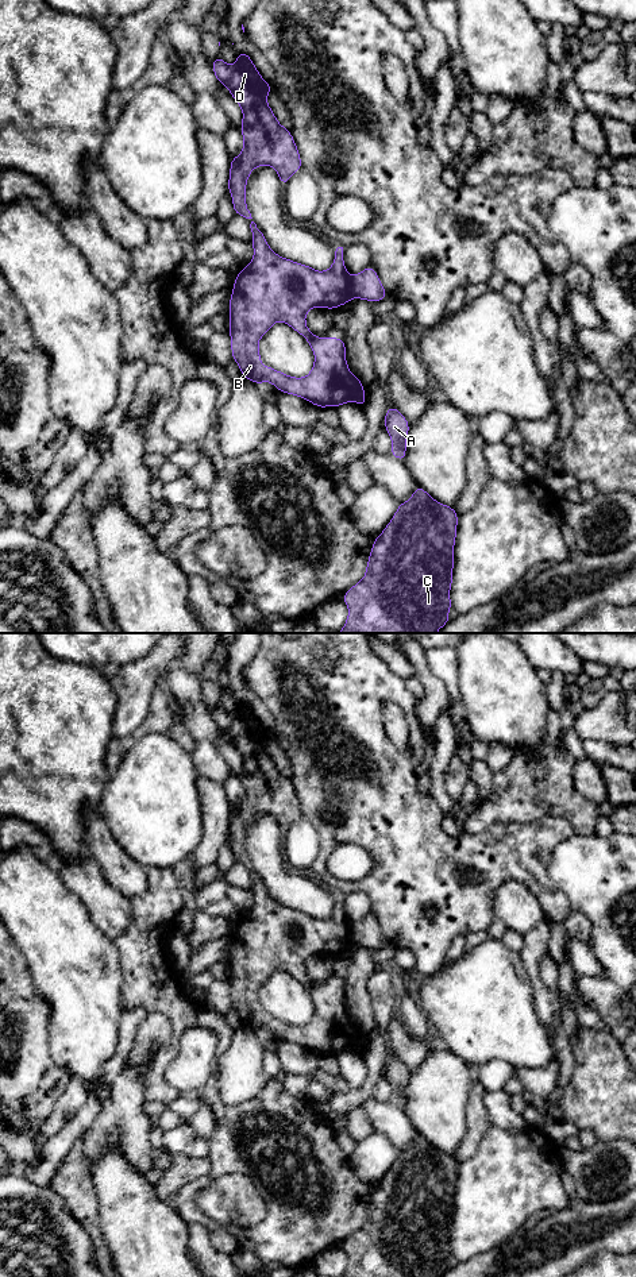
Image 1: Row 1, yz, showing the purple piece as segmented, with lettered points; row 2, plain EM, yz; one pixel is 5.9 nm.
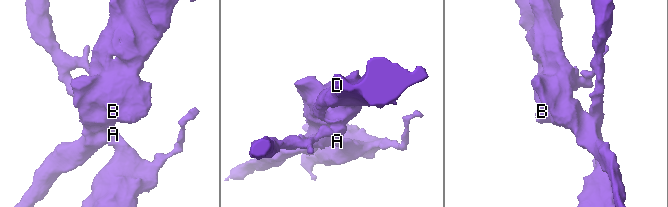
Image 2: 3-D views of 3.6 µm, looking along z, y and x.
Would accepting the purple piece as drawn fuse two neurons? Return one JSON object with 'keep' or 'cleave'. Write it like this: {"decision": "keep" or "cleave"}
{"decision": "cleave"}

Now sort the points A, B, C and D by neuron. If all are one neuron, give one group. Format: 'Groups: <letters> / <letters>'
Groups: A C / B D

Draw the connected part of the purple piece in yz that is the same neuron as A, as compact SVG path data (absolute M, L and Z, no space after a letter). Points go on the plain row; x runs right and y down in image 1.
M393 1054L386 1058L383 1073L393 1092L390 1102L404 1110L406 1103L405 1095L408 1088L409 1070L400 1061L400 1058Z

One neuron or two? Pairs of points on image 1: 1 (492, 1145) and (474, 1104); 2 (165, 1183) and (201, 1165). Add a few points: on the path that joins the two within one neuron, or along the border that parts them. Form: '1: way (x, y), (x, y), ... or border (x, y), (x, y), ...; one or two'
1: border (492, 1126), (482, 1137), (478, 1149), (469, 1158); two
2: way (174, 1177), (184, 1168), (192, 1168); one

